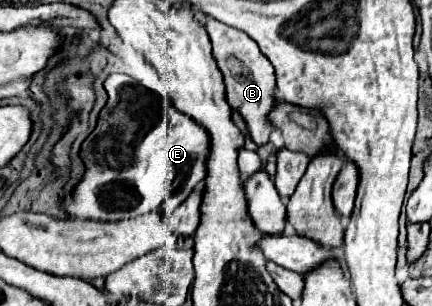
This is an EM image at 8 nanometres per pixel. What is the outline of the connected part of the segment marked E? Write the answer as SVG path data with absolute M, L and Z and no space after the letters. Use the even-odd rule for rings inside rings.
M108 75L104 81L108 101L98 115L92 133L80 145L84 173L70 195L62 201L62 209L70 217L94 221L122 221L156 211L164 201L170 209L178 207L190 191L204 179L204 155L208 155L208 133L190 117L176 111L168 99L162 101L156 93L144 89L128 75Z

